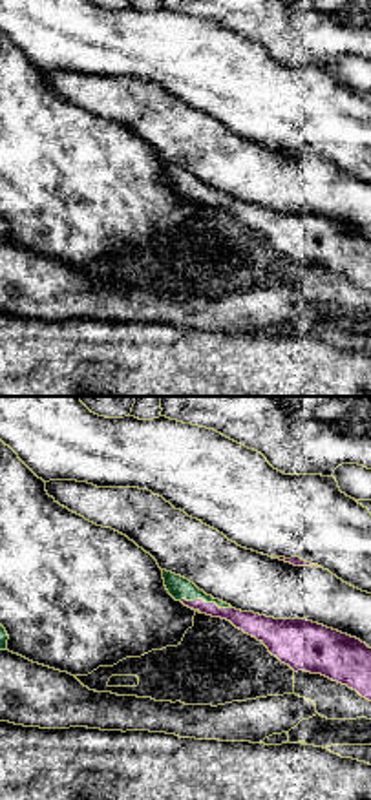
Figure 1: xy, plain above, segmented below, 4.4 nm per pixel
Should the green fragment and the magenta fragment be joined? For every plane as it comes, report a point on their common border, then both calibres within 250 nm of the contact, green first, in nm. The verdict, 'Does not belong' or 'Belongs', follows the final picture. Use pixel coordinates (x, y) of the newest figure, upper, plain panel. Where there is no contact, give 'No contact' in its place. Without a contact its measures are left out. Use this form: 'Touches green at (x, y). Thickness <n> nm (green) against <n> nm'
Touches green at (205, 192). Thickness 100 nm (green) against 100 nm

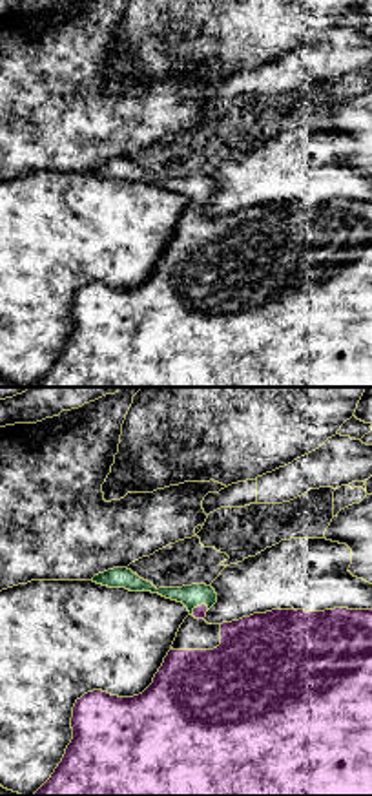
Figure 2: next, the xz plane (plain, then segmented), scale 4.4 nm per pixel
Touches green at (199, 196). Thickness 100 nm (green) against 60 nm

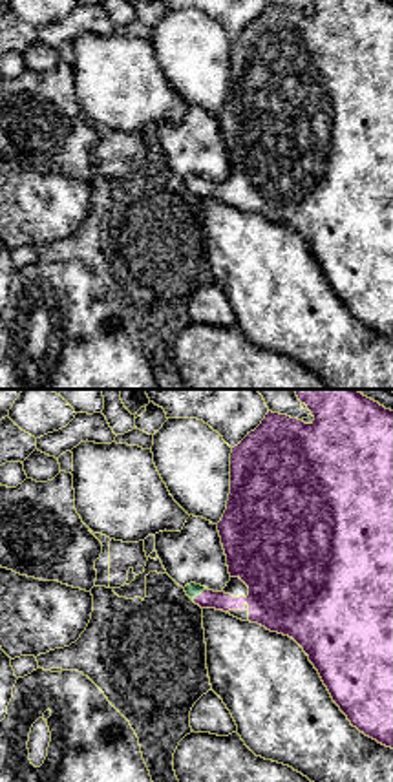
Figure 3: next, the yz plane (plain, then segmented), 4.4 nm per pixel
Touches green at (200, 183). Thickness 60 nm (green) against 170 nm

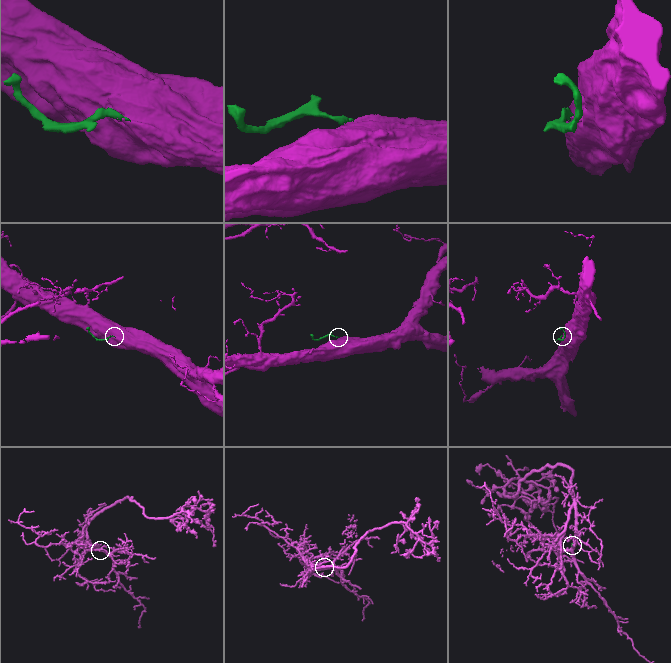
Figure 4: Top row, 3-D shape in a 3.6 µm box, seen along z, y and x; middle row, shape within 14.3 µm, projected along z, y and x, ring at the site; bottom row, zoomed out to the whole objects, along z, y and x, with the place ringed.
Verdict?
Belongs

